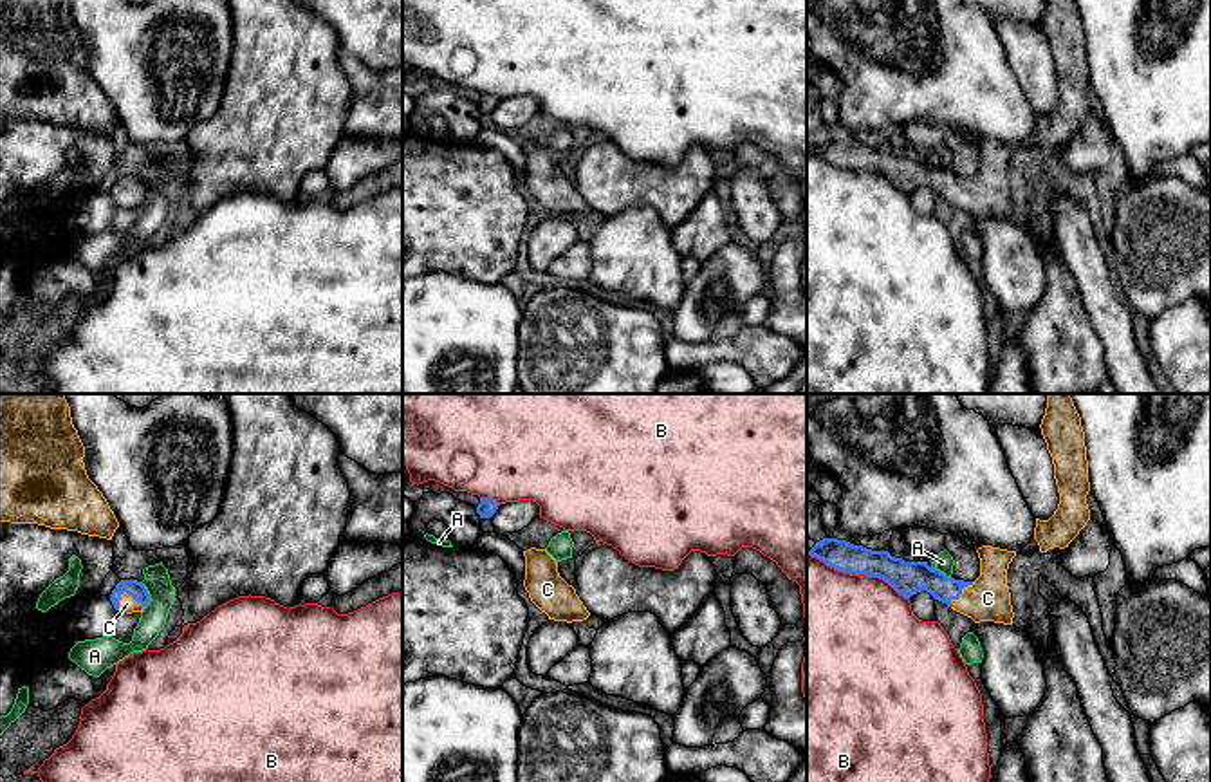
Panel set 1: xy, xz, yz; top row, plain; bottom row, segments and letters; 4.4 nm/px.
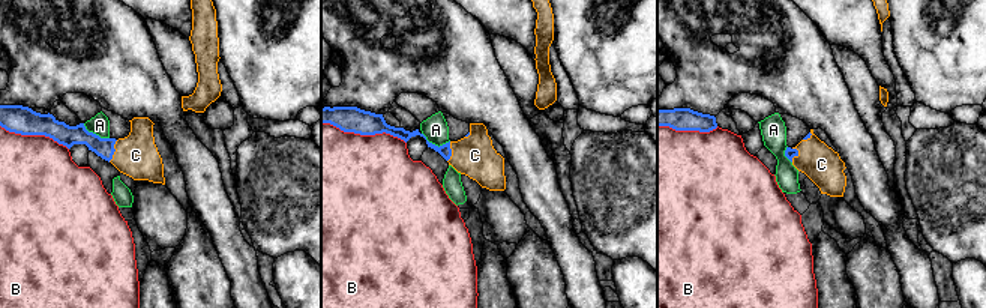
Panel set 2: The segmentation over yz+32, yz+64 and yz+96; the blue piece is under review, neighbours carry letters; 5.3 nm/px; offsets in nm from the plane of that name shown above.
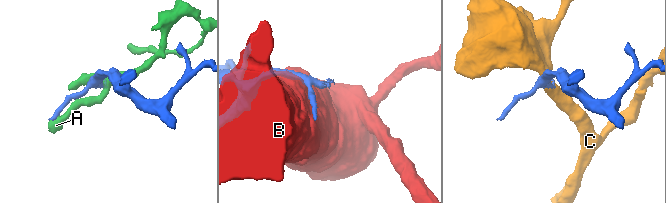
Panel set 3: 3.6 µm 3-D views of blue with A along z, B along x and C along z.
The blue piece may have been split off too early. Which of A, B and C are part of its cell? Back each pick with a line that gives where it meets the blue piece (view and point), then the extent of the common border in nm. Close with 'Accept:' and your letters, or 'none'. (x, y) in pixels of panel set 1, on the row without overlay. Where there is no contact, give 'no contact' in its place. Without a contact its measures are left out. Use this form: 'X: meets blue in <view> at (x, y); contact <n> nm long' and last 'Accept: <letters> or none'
C: meets blue in xy at (132, 192); contact 130 nm long
Accept: C

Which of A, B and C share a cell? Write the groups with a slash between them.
A / B / C

